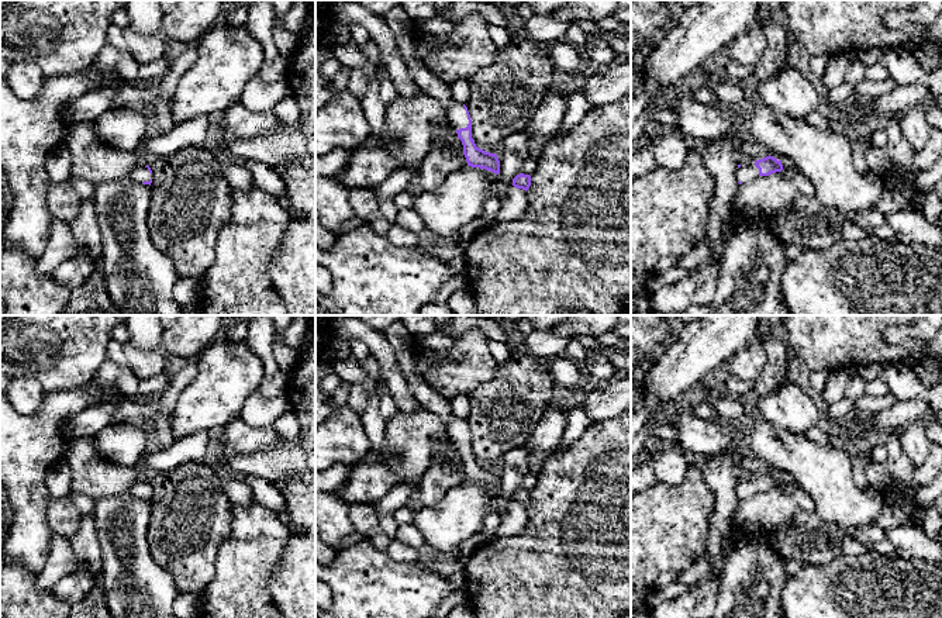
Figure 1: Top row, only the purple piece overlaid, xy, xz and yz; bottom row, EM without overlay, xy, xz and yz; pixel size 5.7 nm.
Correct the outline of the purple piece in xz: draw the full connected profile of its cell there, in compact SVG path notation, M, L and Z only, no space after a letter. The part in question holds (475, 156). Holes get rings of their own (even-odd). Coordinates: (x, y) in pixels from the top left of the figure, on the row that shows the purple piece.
M463 104L469 124L466 128L456 130L458 138L463 145L463 155L466 158L467 166L480 168L490 170L496 175L500 173L500 160L496 153L486 152L476 146L472 138L472 120L467 111L467 107Z

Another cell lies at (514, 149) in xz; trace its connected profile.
M525 130L510 134L501 141L496 153L500 160L500 173L494 190L503 197L513 186L513 179L521 173L521 165L529 158L529 137Z

